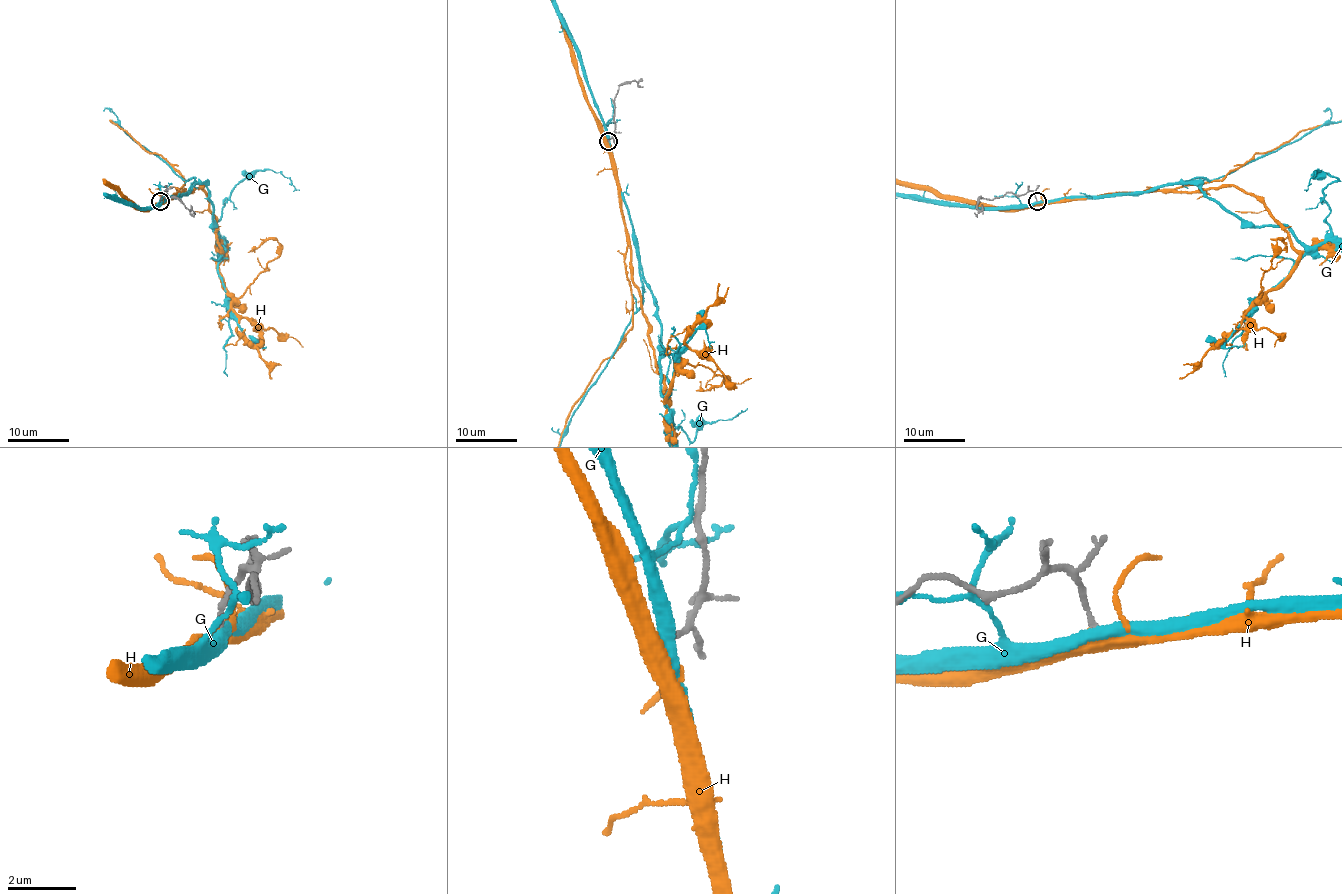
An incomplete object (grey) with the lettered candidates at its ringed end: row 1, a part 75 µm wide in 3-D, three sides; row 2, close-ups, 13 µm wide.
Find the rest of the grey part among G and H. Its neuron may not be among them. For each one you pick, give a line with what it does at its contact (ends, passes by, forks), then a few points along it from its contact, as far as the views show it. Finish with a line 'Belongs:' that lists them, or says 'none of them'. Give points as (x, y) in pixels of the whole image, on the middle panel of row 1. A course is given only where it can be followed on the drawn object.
H: It passes by
Belongs: H

